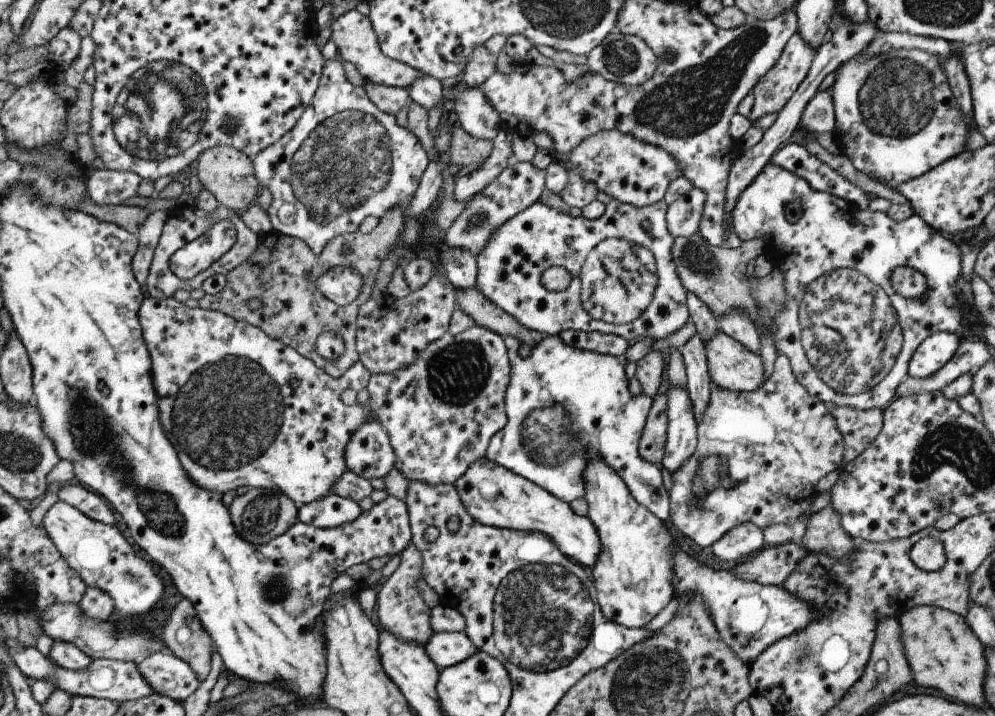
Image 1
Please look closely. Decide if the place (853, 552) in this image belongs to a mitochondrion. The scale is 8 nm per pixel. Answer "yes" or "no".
no

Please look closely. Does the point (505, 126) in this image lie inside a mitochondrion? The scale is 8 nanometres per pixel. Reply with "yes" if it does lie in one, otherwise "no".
no

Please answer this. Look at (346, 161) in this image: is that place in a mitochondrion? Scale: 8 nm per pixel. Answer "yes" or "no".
yes

